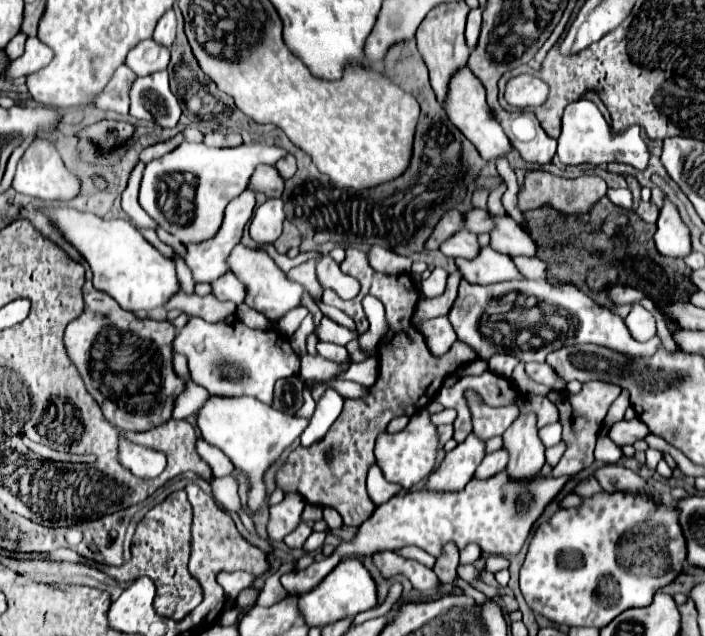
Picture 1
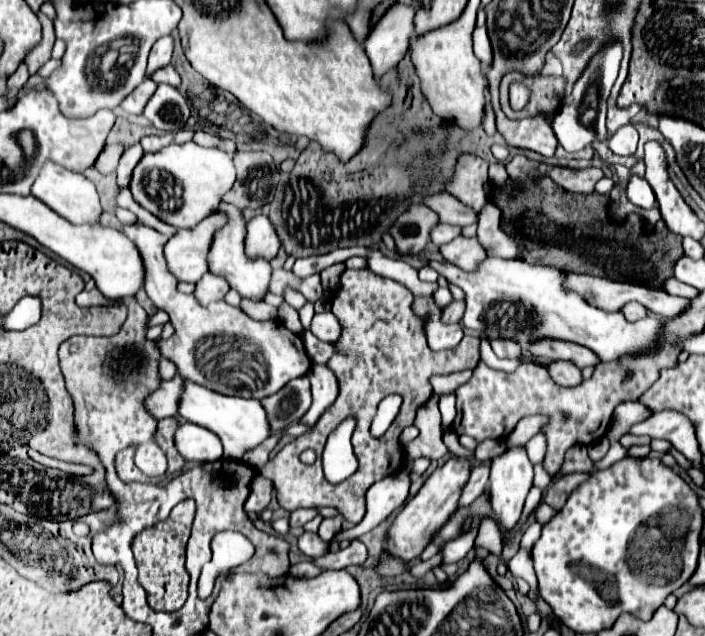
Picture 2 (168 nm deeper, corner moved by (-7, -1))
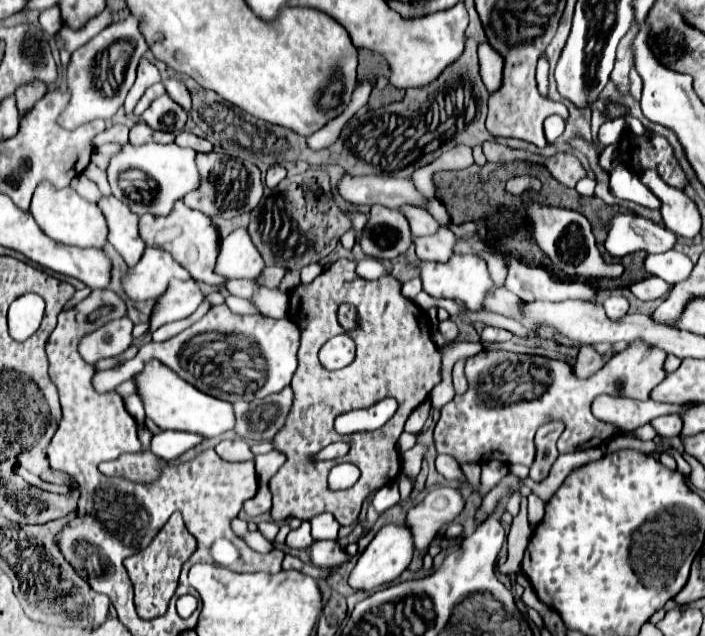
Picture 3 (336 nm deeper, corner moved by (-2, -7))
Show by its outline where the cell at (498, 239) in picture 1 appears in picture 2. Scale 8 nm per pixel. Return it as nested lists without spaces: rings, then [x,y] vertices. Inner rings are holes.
[[[463,155],[455,169],[453,181],[447,185],[447,193],[455,195],[459,201],[473,209],[483,209],[483,205],[489,201],[483,191],[487,183],[487,161],[475,155]]]

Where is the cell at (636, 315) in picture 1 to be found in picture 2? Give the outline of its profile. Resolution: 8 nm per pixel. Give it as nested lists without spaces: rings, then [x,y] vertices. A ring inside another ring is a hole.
[[[627,303],[621,311],[629,321],[639,321],[639,319],[647,317],[647,309],[641,303]]]

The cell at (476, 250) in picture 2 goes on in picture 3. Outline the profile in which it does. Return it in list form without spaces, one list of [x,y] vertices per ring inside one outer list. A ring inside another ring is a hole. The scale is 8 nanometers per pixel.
[[[440,227],[434,235],[412,239],[418,259],[426,259],[426,261],[448,261],[448,255],[452,255],[454,241],[456,241],[454,233],[446,227]]]

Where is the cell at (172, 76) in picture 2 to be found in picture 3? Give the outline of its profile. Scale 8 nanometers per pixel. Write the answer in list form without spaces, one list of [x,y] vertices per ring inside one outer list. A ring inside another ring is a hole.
[[[166,79],[166,81],[164,81],[164,87],[166,87],[166,93],[168,93],[178,105],[182,105],[186,111],[190,111],[190,107],[192,107],[192,97],[190,97],[190,91],[186,89],[184,83],[180,83],[180,81],[176,81],[176,79]]]

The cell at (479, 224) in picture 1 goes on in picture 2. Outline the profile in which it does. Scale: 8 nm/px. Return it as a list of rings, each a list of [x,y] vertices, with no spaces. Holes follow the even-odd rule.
[[[449,193],[433,195],[433,199],[429,199],[429,203],[425,203],[425,205],[433,207],[433,211],[437,211],[437,215],[441,215],[441,223],[465,227],[465,225],[473,225],[479,221],[477,211],[463,205],[459,199],[455,199]]]

